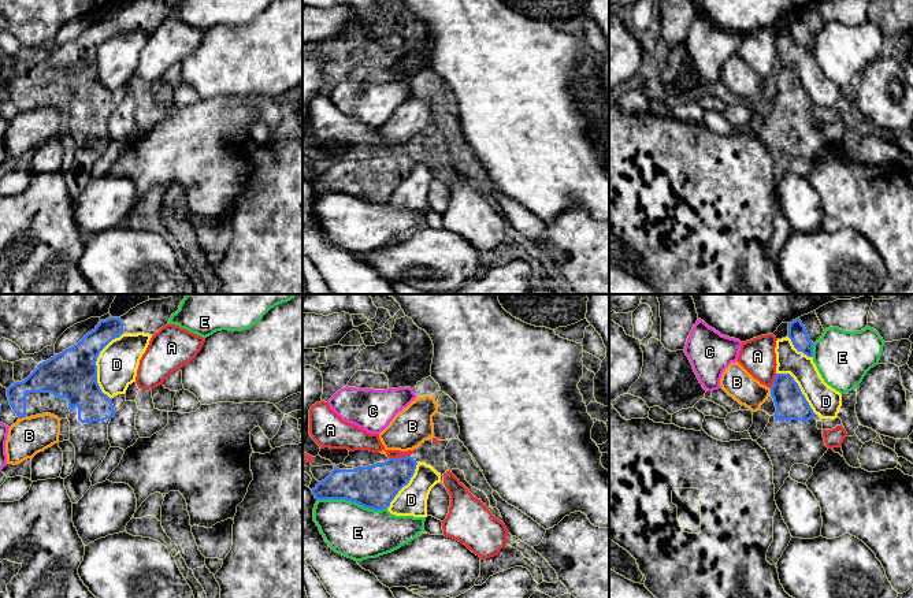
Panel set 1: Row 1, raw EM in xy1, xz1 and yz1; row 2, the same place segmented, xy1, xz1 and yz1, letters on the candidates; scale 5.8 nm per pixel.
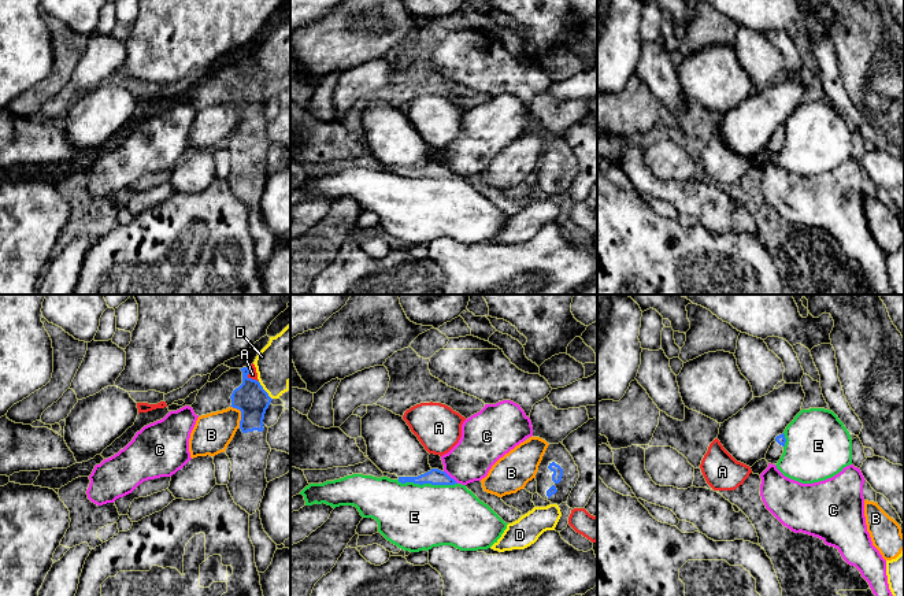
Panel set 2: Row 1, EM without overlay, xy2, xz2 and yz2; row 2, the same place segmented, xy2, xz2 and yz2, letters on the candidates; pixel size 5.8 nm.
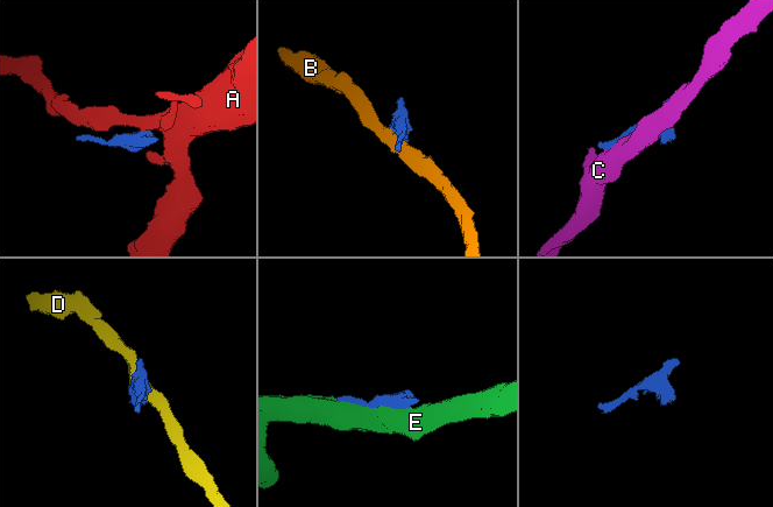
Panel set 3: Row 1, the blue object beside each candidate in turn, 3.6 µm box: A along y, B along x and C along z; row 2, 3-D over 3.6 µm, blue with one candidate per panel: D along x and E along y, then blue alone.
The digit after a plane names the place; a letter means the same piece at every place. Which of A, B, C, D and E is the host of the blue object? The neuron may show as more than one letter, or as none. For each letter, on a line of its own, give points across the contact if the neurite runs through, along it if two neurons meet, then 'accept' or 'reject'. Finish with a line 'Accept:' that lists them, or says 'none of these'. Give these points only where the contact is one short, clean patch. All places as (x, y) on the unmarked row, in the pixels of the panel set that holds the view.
A: along xz1 (409, 148), (389, 152) | reject
B: reject
C: reject
D: reject
E: reject
Accept: none of these

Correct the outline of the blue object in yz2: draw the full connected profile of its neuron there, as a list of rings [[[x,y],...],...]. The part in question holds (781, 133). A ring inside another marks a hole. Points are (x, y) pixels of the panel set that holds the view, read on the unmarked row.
[[[783,126],[777,129],[775,133],[771,136],[764,152],[771,158],[777,158],[783,147],[785,136],[786,132]]]

